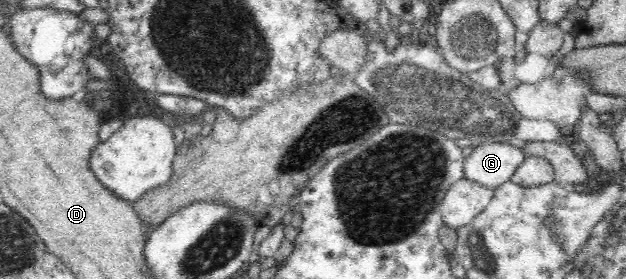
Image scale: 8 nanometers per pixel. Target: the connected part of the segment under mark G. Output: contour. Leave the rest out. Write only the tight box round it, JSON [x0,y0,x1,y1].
[463,142,524,190]

